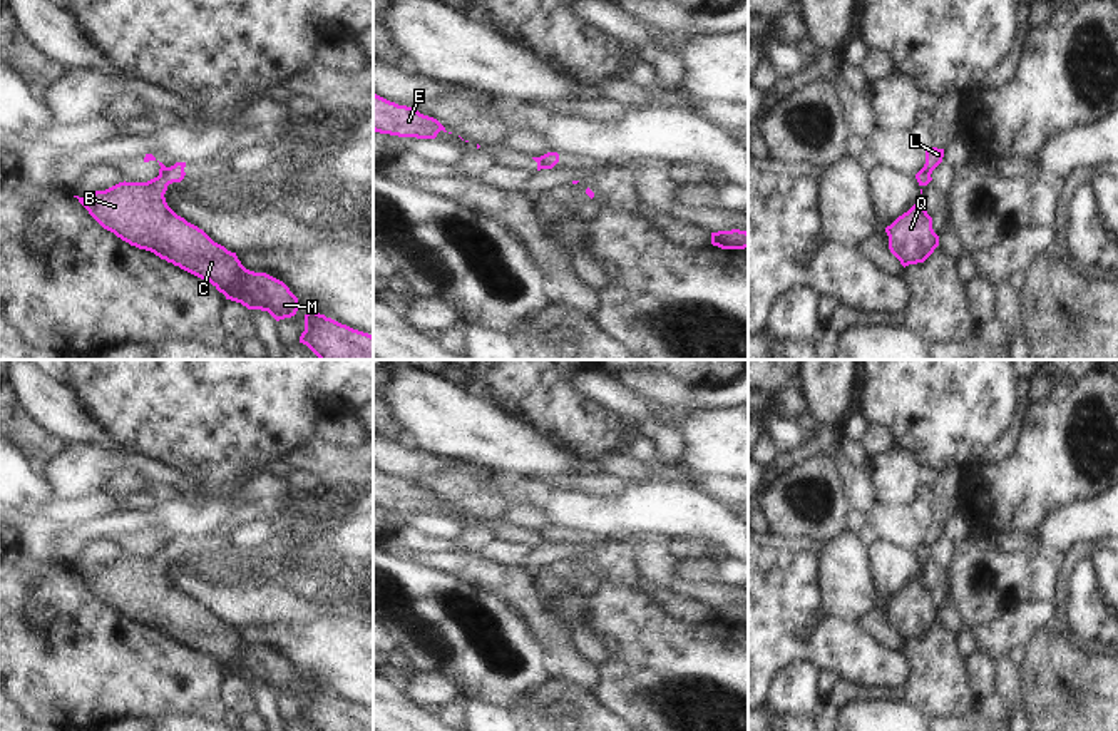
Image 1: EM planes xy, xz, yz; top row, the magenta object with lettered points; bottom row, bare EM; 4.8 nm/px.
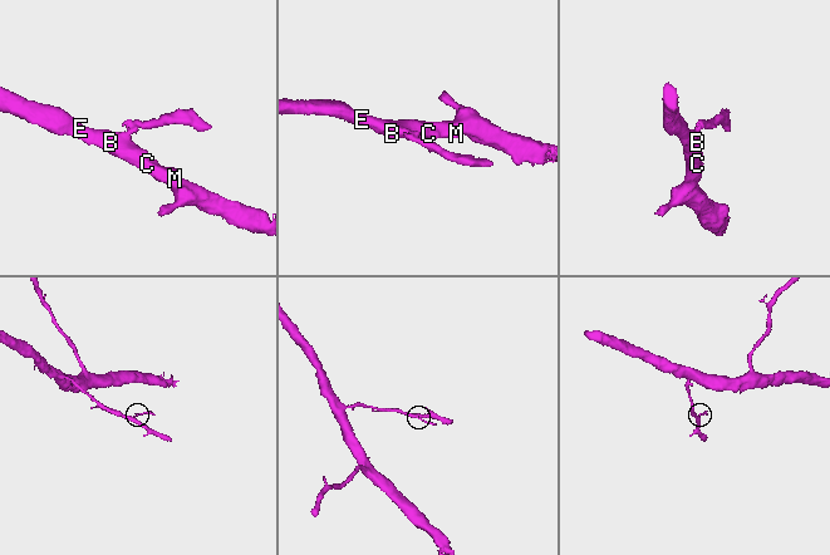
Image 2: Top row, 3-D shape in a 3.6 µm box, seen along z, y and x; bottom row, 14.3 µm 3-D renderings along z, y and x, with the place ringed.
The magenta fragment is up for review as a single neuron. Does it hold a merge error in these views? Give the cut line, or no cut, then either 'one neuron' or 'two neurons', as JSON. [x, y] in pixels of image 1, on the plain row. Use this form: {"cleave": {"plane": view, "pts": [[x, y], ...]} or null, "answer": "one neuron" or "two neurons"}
{"cleave": {"plane": "yz", "pts": [[923, 542], [929, 549]]}, "answer": "two neurons"}

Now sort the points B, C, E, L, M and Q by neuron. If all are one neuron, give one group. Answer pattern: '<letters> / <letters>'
B C E M Q / L

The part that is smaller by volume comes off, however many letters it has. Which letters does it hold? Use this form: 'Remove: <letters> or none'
Remove: L

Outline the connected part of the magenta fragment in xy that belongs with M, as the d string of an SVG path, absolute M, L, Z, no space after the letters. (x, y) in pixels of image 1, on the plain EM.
M176 537L166 547L147 557L119 557L105 565L95 565L89 572L79 572L79 577L107 606L122 616L146 624L179 641L181 644L209 656L226 674L241 677L248 684L268 686L276 696L296 689L300 677L290 662L266 649L246 644L236 627L214 617L203 604L177 590L166 577L167 560L181 557L186 550L186 537Z

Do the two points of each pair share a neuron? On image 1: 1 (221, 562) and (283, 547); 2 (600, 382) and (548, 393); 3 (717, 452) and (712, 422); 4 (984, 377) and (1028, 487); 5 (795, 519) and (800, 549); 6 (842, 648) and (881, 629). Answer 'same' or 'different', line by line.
1: same
2: different
3: same
4: different
5: different
6: different

